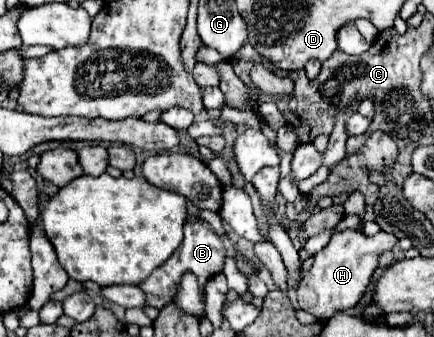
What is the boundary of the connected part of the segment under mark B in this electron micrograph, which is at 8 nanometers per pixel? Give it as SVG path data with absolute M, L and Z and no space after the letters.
M189 220L185 222L183 226L185 230L185 238L181 242L181 246L159 266L155 268L155 272L151 272L151 276L147 280L143 280L143 284L137 284L145 296L147 296L147 304L145 306L151 306L151 308L165 308L167 304L173 302L177 290L179 290L179 284L181 284L181 276L191 272L197 276L197 282L199 282L199 288L205 290L205 284L223 272L223 264L225 264L225 256L227 256L227 250L221 242L221 238L215 234L215 230L211 226L205 226L201 224L199 220Z

